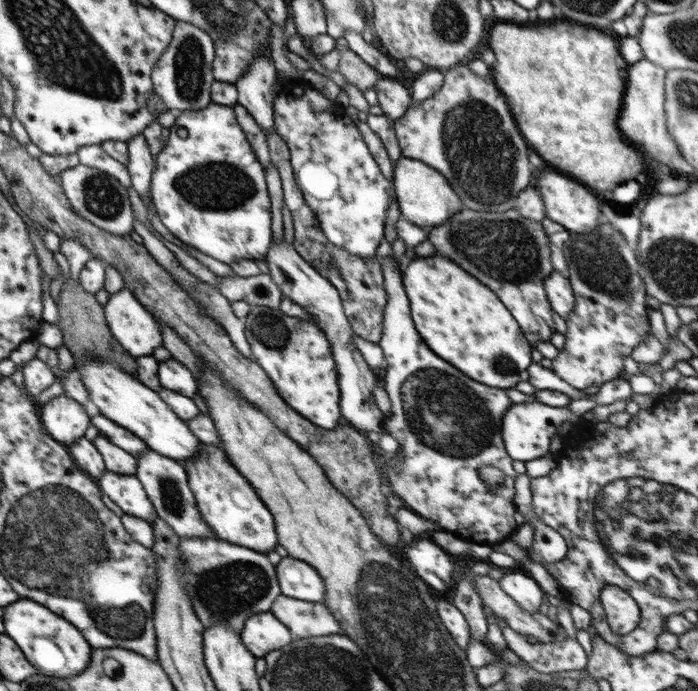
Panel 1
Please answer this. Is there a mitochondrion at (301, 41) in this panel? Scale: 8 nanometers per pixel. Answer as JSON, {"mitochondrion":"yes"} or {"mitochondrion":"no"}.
{"mitochondrion":"no"}

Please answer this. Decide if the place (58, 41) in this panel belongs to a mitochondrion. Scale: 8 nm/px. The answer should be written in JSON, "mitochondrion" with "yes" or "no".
{"mitochondrion":"yes"}

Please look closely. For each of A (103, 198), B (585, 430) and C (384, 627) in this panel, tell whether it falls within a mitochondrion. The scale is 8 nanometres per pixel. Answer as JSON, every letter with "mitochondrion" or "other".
{"A":"mitochondrion","B":"other","C":"mitochondrion"}

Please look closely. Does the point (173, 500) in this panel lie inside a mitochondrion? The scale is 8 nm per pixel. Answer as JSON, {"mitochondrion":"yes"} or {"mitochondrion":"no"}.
{"mitochondrion":"yes"}

